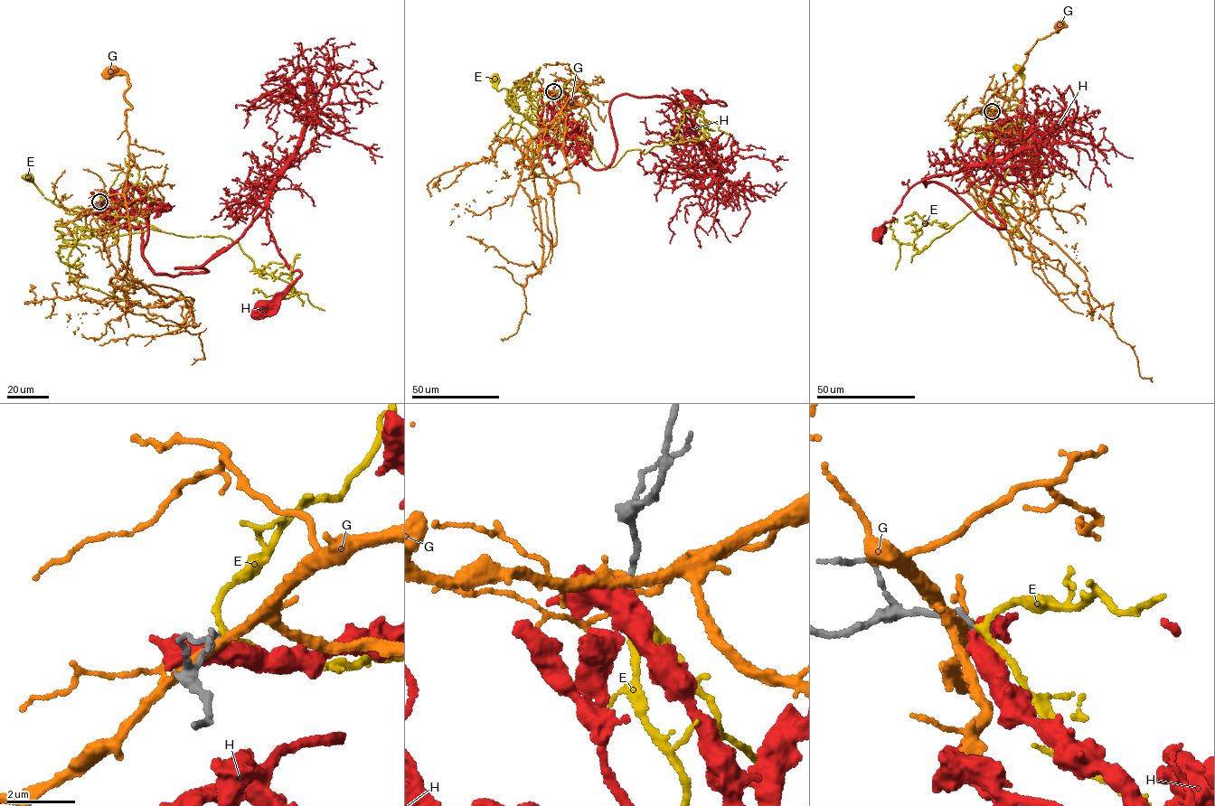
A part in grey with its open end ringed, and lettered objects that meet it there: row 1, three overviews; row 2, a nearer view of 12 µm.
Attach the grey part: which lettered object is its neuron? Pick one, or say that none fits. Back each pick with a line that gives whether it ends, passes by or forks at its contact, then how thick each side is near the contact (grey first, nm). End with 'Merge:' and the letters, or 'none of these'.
E: it passes by | 150/180 nm
Merge: E

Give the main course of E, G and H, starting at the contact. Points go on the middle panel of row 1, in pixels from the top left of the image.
E: (553, 92), (559, 123), (547, 126), (532, 113), (525, 95), (516, 98), (504, 88), (498, 90), (495, 79)
G: (553, 91), (579, 87), (587, 92), (583, 97), (592, 95), (586, 96), (590, 99), (585, 104), (571, 102)
H: (553, 91), (601, 170), (617, 96), (663, 96), (693, 125), (725, 105), (688, 94)

